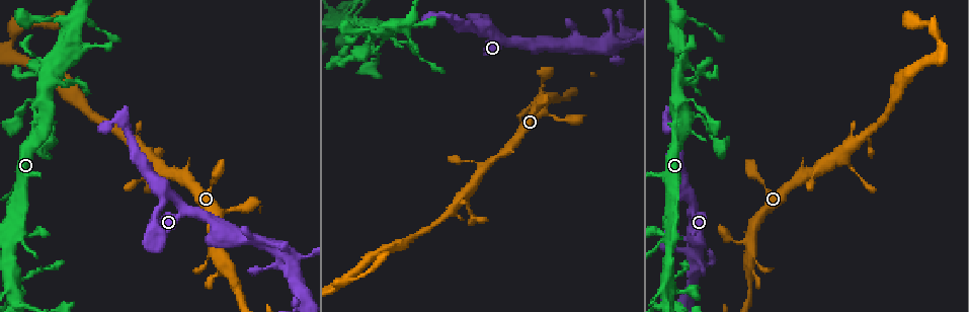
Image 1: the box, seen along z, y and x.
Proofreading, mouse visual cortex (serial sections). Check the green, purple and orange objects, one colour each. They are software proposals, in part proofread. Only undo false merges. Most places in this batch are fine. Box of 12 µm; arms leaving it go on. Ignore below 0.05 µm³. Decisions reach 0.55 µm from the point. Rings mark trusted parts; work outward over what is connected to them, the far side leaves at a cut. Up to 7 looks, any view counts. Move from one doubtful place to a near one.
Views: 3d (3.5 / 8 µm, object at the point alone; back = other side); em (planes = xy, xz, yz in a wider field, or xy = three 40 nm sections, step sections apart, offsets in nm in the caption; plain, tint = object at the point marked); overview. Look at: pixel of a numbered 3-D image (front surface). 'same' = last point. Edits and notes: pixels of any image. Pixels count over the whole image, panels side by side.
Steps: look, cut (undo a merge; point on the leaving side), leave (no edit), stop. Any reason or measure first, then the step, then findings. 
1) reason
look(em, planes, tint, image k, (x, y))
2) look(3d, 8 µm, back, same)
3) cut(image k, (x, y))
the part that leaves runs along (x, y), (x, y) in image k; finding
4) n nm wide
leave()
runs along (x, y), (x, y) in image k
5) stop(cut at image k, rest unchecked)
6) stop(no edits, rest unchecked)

small branch off a trunk
look(3d, 8 µm, image 1, (753, 240))

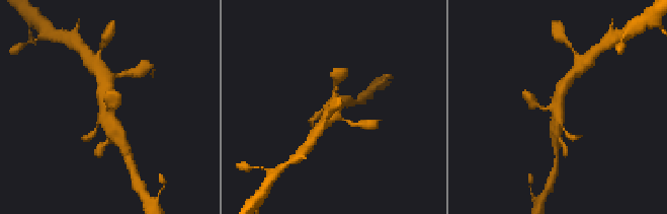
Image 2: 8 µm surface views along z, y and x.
zoom in
look(3d, 3.5 µm, image 2, (556, 108))

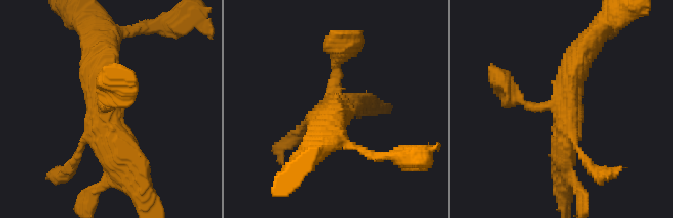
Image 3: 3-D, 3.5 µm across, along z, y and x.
look(em, xy, step 3, tint, image 3, (565, 104))

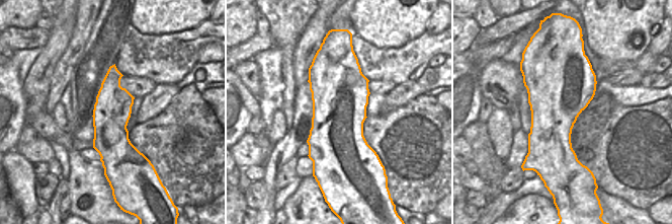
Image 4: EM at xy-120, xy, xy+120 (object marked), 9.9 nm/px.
leave()
runs along (113, 68), (110, 156), (106, 163) in image 4; continuous, no second cell

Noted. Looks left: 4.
look(3d, 3.5 µm, image 1, (16, 228))

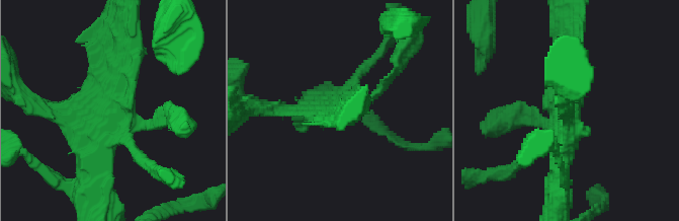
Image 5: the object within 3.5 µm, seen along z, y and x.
now the EM
look(em, xy, step 2, tint, image 5, (112, 107))

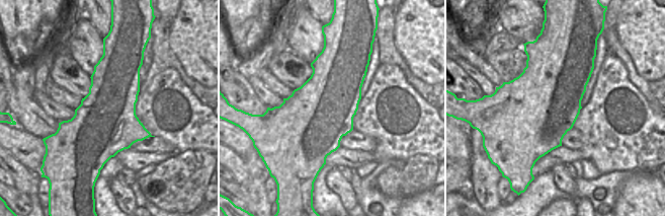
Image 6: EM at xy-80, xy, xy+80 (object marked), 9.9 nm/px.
leave()
runs along (126, 39), (95, 169) in image 5; one cell here

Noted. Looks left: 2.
sudden change in width
look(3d, 3.5 µm, image 1, (664, 295))

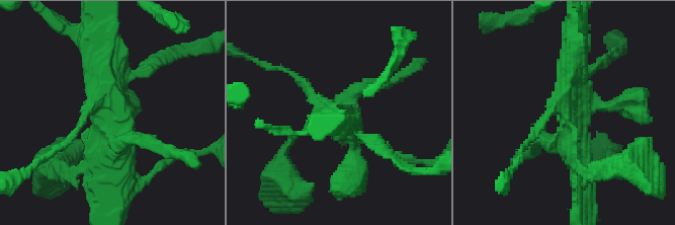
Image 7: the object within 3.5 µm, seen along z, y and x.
look(em, xy, step 5, tint, image 7, (572, 112))

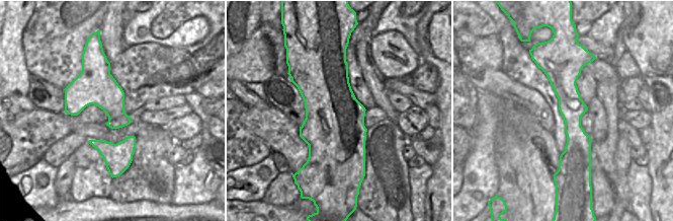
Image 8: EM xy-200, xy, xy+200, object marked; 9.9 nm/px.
leave()
runs along (564, 64), (573, 128), (568, 163) in image 8; all the same cell

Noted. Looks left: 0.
stop(no edits, rest unchecked)

